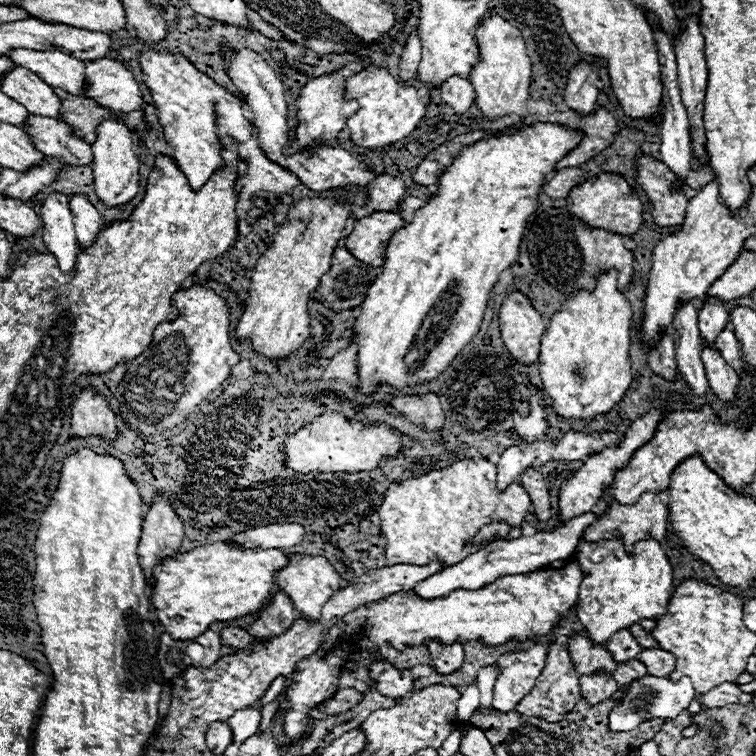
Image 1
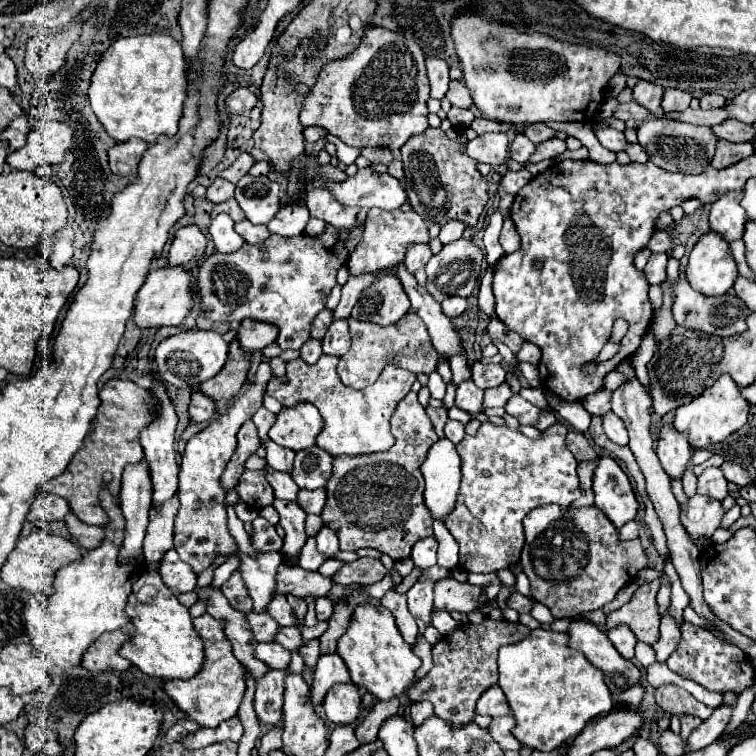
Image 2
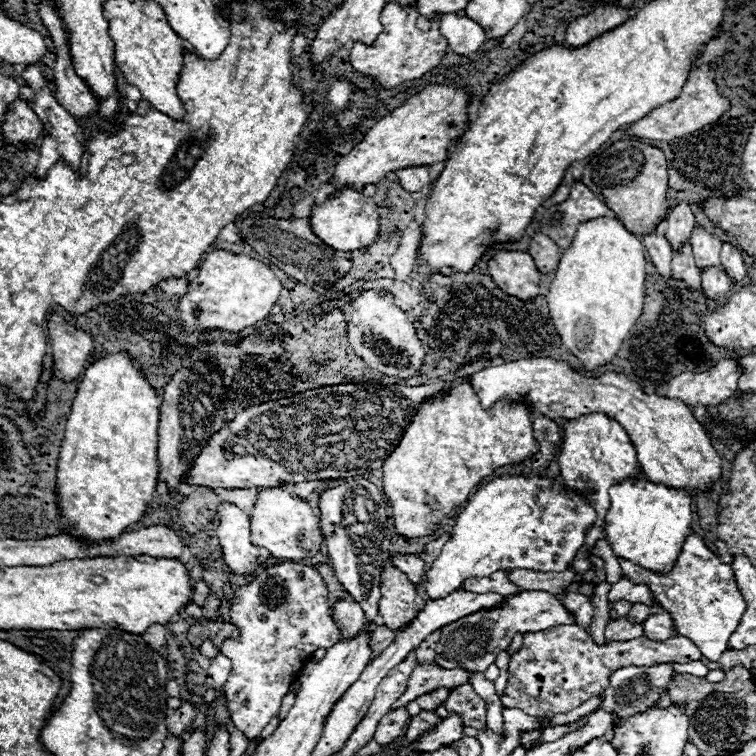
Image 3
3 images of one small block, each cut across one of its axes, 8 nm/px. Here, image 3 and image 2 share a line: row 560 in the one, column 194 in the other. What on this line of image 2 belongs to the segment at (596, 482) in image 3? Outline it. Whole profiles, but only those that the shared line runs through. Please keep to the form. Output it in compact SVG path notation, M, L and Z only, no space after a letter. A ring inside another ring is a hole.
M174 548L164 556L158 572L160 572L164 584L178 592L192 592L196 588L196 574L192 572L192 568L188 568L186 562L180 560L180 556Z

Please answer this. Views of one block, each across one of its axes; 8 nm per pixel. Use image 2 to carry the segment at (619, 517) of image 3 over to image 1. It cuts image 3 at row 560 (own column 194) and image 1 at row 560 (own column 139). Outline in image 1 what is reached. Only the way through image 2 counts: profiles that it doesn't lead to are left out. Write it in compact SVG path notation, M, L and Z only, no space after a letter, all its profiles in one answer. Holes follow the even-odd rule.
M603 540L598 544L584 542L576 548L576 558L584 570L576 614L594 644L604 646L616 632L640 620L656 620L666 614L672 594L672 566L660 542L638 542L634 556L626 556L620 540ZM588 552L592 552L589 560Z

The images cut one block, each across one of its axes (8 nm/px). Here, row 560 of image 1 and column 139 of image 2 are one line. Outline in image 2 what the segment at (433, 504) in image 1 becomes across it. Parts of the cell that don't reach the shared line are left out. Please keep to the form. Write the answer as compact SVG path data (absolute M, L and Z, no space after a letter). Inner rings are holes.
M112 378L100 388L98 396L100 396L100 408L98 408L96 418L90 422L90 432L84 438L84 446L74 454L74 458L70 460L64 474L60 474L58 478L54 478L42 486L44 492L56 494L56 496L62 496L64 500L68 500L70 512L76 514L84 524L92 524L92 526L108 524L108 516L98 500L100 486L104 486L102 476L106 472L110 472L112 478L108 482L108 490L114 496L118 496L124 464L134 464L144 458L138 432L140 432L140 428L144 428L144 424L148 424L152 420L152 412L154 412L152 394L146 388L140 388L138 384L134 384L130 380Z

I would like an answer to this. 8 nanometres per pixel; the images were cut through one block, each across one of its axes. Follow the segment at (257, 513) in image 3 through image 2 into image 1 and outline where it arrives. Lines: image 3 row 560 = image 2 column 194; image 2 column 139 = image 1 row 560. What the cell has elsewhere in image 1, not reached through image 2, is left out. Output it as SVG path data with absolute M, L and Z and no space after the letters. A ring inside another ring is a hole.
M294 554L290 558L290 566L284 568L282 572L276 572L276 584L292 600L294 608L298 612L302 612L302 616L306 620L316 622L322 616L324 604L340 590L340 576L334 570L334 566L330 566L330 562L326 558L322 558L322 556Z

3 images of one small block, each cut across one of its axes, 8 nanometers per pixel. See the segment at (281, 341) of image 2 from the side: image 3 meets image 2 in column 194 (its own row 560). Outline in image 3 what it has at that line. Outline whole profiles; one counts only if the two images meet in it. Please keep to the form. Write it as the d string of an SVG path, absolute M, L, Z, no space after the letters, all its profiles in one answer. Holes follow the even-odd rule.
M290 560L258 568L256 574L234 592L230 624L240 628L240 636L226 638L220 646L222 654L232 660L232 672L222 688L226 692L228 710L236 728L248 740L252 740L260 736L260 732L272 720L272 716L278 714L282 696L288 692L290 684L298 678L296 672L300 672L300 668L312 658L314 650L330 648L332 644L336 644L336 640L340 638L340 630L336 628L330 616L328 590L318 570L312 566L304 566L302 562L290 562Z

